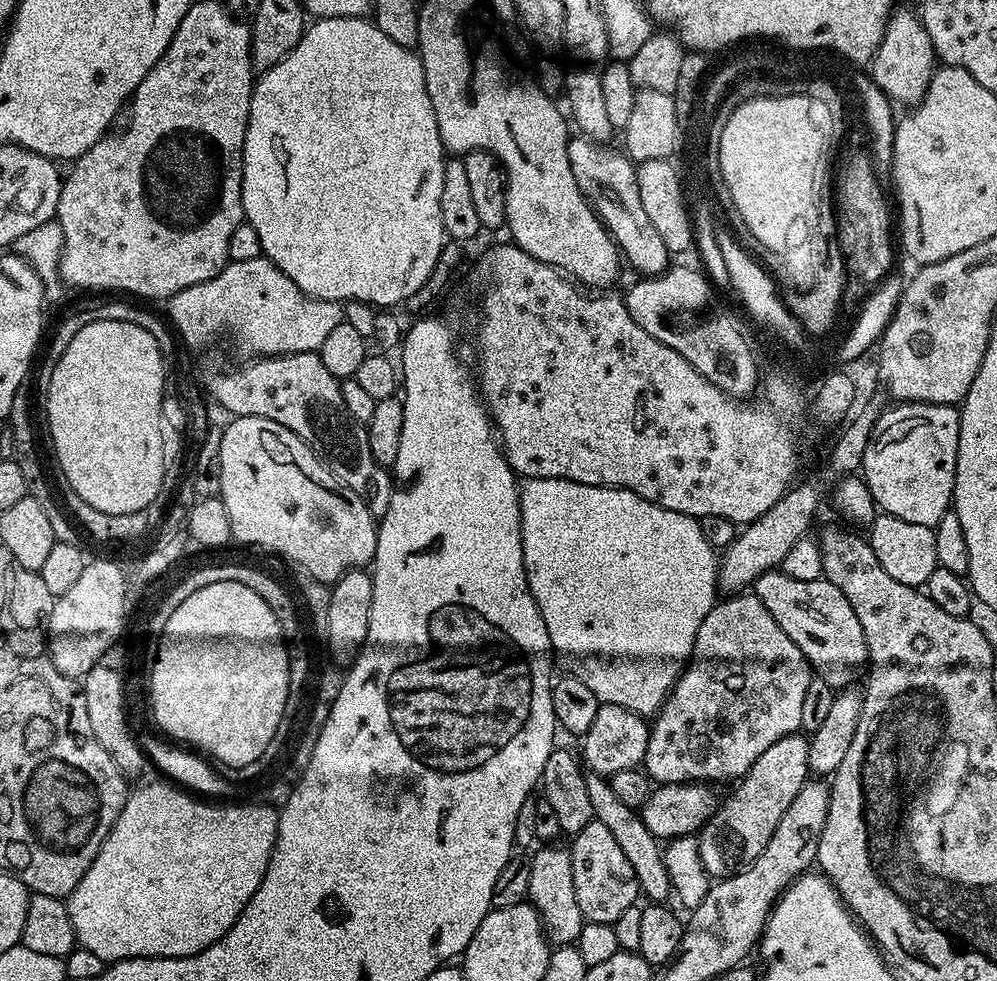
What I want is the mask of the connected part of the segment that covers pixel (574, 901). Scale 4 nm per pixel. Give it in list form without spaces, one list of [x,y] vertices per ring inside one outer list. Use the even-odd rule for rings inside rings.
[[[540,846],[531,853],[528,900],[544,923],[544,935],[547,936],[549,945],[576,944],[581,930],[586,927],[586,921],[582,910],[578,910],[578,897],[574,894],[572,854],[567,847],[552,847],[556,846]]]

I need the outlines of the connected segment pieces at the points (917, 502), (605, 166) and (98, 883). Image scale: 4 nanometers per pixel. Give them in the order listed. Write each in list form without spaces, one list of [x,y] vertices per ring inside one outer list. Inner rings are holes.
[[[900,402],[889,412],[881,411],[872,427],[872,437],[864,451],[862,479],[867,484],[873,501],[881,513],[914,522],[918,526],[935,529],[936,523],[952,507],[952,491],[956,489],[956,463],[958,462],[959,407],[951,404],[918,404]]]
[[[576,134],[569,139],[568,157],[570,158],[570,170],[574,170],[574,182],[578,182],[578,190],[591,204],[596,215],[607,228],[612,239],[616,241],[616,247],[620,249],[621,257],[632,268],[637,268],[641,277],[654,277],[662,275],[670,267],[670,253],[666,242],[658,234],[658,229],[650,223],[650,217],[646,215],[646,209],[642,207],[642,194],[638,194],[638,178],[636,177],[637,165],[628,158],[619,147],[608,148],[607,143],[588,139],[583,134]]]
[[[163,783],[144,784],[137,792],[135,789],[129,795],[110,834],[102,842],[94,862],[90,862],[90,870],[86,870],[86,874],[82,874],[82,882],[78,882],[78,886],[74,886],[74,890],[66,897],[70,922],[74,922],[77,945],[85,948],[90,954],[98,954],[98,958],[102,958],[105,962],[142,958],[143,956],[193,956],[206,950],[214,942],[218,942],[234,926],[234,922],[242,914],[242,910],[250,902],[250,898],[254,898],[258,886],[262,886],[262,878],[266,874],[272,851],[276,845],[276,831],[280,818],[275,807],[257,802],[257,804],[228,804],[223,808],[220,805],[223,803],[205,802],[171,783]]]

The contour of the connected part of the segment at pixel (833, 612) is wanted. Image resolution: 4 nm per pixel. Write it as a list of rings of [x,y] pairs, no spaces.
[[[782,570],[762,574],[754,585],[754,595],[774,614],[774,622],[786,630],[790,642],[802,650],[808,665],[819,679],[825,680],[833,690],[844,690],[868,663],[868,647],[858,622],[858,614],[846,602],[842,590],[826,579],[798,582]]]

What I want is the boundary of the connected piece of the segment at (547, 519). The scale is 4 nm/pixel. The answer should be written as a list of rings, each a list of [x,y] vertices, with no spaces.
[[[538,478],[525,479],[520,484],[520,529],[524,569],[530,594],[542,614],[542,622],[546,622],[552,650],[558,657],[559,663],[561,660],[568,667],[565,669],[574,678],[578,678],[578,682],[584,683],[589,690],[594,690],[601,704],[626,706],[626,710],[639,716],[655,717],[663,708],[677,676],[687,665],[694,651],[696,635],[706,614],[710,614],[710,610],[718,603],[718,552],[710,546],[710,542],[706,542],[706,534],[702,534],[699,519],[678,514],[674,510],[666,510],[625,488],[606,488],[602,484],[579,484],[562,478]]]

